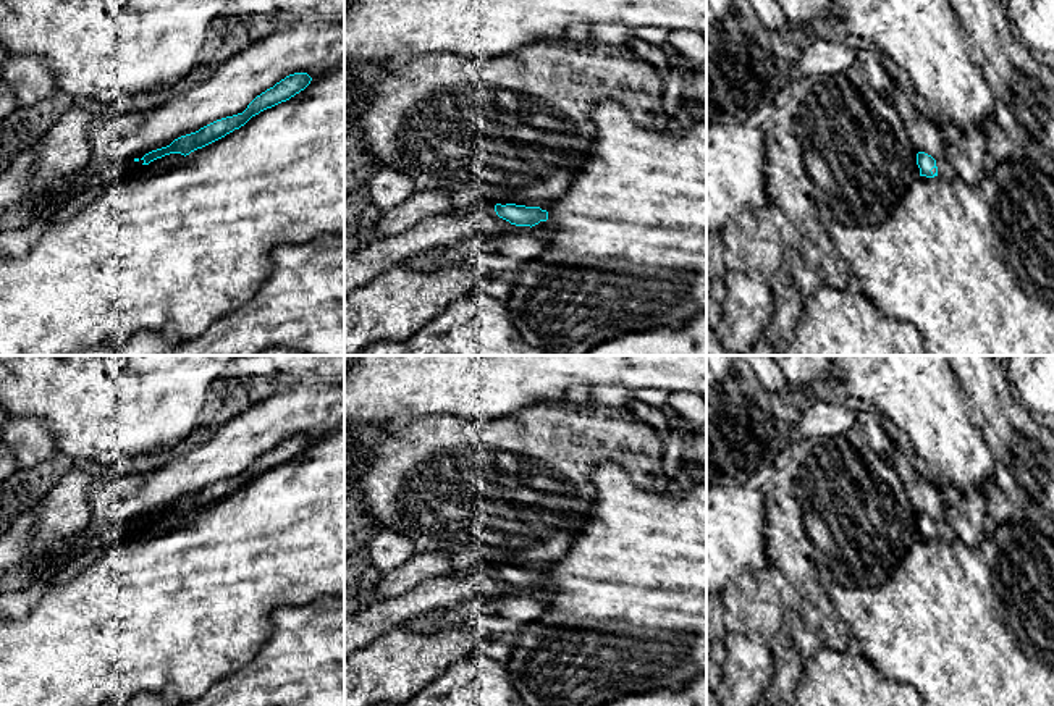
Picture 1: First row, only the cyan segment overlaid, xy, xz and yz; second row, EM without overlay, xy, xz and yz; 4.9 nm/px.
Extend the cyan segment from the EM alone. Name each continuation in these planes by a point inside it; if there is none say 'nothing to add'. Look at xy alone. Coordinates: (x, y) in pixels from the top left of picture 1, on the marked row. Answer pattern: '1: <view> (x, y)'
1: xy (109, 173)

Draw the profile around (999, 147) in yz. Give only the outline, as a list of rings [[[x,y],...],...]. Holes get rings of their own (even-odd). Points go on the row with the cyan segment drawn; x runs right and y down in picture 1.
[[[994,116],[981,124],[981,131],[984,134],[986,160],[989,162],[989,165],[1001,165],[1010,160],[1017,152],[1010,137],[1006,134]]]

